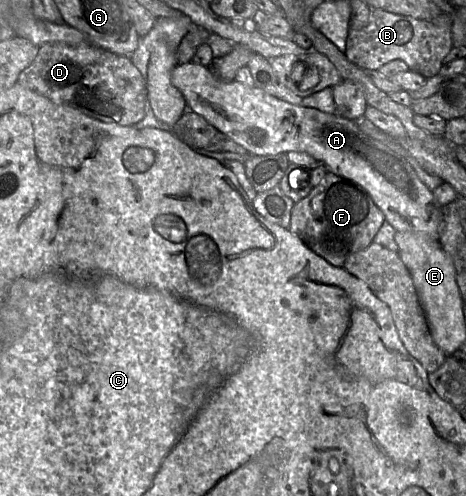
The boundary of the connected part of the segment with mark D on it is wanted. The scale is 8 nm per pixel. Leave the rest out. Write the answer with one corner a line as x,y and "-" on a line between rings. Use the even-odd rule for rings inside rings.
57,42
41,45
35,59
18,76
17,83
89,117
121,126
133,126
140,122
148,109
146,80
133,65
130,57
117,55
90,42
75,46

